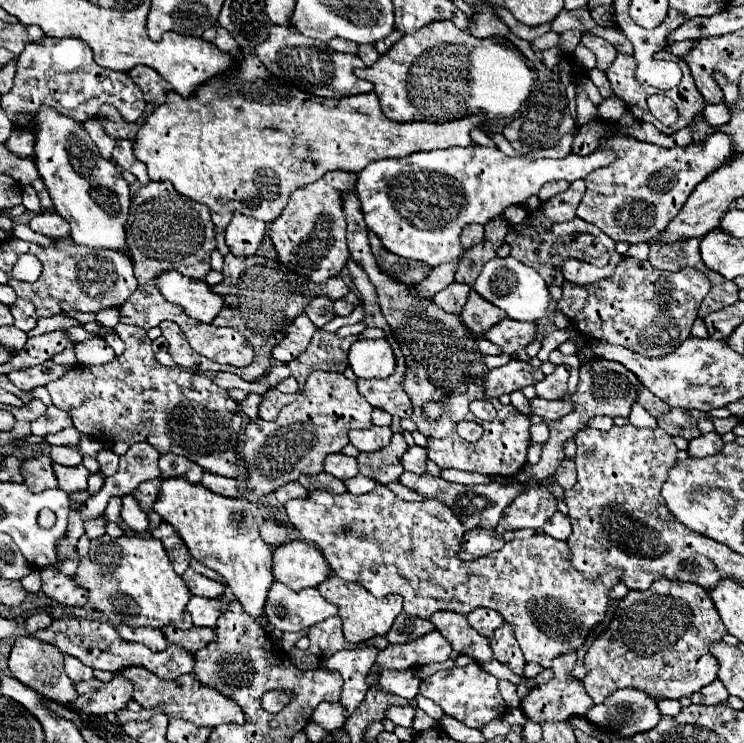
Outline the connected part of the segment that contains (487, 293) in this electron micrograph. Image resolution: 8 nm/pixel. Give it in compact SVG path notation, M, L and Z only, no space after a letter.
M496 256L494 260L490 260L484 266L482 274L478 276L474 290L490 304L502 308L508 314L508 318L512 318L512 320L540 320L546 314L548 304L550 304L548 284L542 280L542 276L534 268L514 260L510 256L508 258Z

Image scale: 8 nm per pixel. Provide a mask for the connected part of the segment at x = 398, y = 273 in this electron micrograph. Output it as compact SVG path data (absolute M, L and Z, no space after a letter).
M368 230L368 240L370 240L370 248L372 248L372 254L374 254L378 266L388 276L392 276L392 278L396 278L400 282L406 282L406 284L418 284L428 276L428 272L430 272L428 264L418 262L418 260L400 258L396 254L388 252L382 246L382 242L378 240L378 236L374 236L374 232L370 232L370 230Z

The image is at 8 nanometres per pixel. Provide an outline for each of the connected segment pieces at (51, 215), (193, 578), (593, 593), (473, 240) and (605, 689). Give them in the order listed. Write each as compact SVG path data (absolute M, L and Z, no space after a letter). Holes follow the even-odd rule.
M38 212L32 220L30 220L30 228L38 234L50 236L50 238L62 238L70 234L70 224L66 224L66 220L62 220L56 212Z
M188 568L184 574L182 574L182 580L186 582L188 590L194 594L194 596L204 596L204 598L218 598L222 596L224 592L224 586L220 582L214 582L198 572L194 572L192 568Z
M376 486L370 494L362 494L362 496L354 496L354 494L330 494L330 492L310 492L308 498L304 500L290 500L286 506L286 514L288 514L288 522L300 532L300 536L308 542L314 542L314 546L324 554L324 558L328 560L330 568L334 570L336 576L340 576L342 580L348 580L348 582L356 582L360 586L364 586L370 594L374 594L376 598L384 598L388 594L400 594L404 598L404 612L406 614L412 614L412 616L420 616L420 618L430 618L436 610L450 610L450 612L458 612L458 614L470 614L472 610L476 608L492 608L496 612L502 614L504 622L510 624L514 628L514 636L524 652L524 658L526 662L536 662L540 664L542 668L552 668L552 660L556 656L562 656L570 650L578 650L588 632L594 630L606 616L606 610L610 606L610 590L622 580L622 572L620 570L606 570L602 572L602 576L598 580L586 580L574 566L572 566L572 560L570 560L570 548L566 542L562 540L554 540L552 536L548 534L536 534L532 538L514 538L512 542L508 542L508 546L504 546L502 550L494 552L494 554L488 554L488 556L482 556L478 560L472 560L472 562L464 562L458 558L458 552L460 552L460 546L462 546L462 536L464 536L464 528L462 528L462 522L458 520L458 516L454 516L454 512L450 508L446 508L446 504L442 504L440 500L424 500L424 502L406 502L406 500L400 500L398 496L394 496L386 486ZM544 628L554 628L554 636L548 636L548 632Z
M468 224L462 232L462 246L470 248L474 244L478 244L478 240L484 238L484 226L482 224Z
M668 578L656 580L650 590L646 592L628 592L626 598L618 602L616 614L612 618L610 628L594 640L594 644L588 648L584 666L588 670L584 682L586 692L594 700L594 704L602 704L604 698L608 698L616 688L638 688L644 690L654 700L664 698L682 698L692 696L702 686L710 684L718 674L718 662L710 656L708 648L712 642L722 640L726 634L726 628L714 608L714 602L710 600L710 594L696 586L686 582L674 582Z

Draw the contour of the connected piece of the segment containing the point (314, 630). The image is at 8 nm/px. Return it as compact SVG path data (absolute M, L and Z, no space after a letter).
M338 616L314 624L308 630L308 638L310 638L310 650L320 650L320 656L326 658L330 658L334 652L354 648L354 644L346 642L342 634L342 620Z

